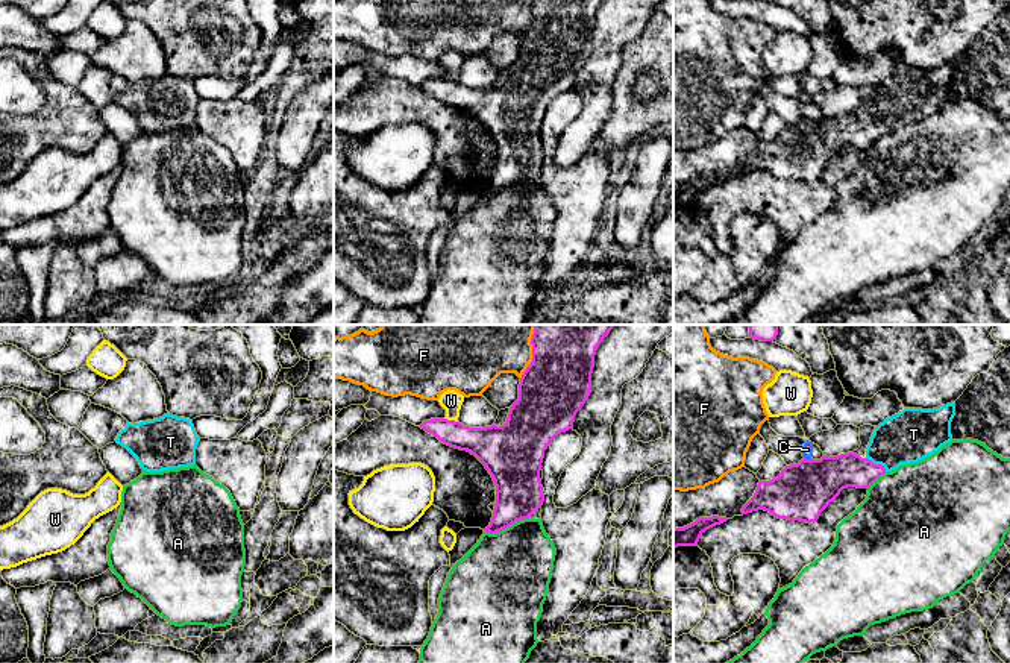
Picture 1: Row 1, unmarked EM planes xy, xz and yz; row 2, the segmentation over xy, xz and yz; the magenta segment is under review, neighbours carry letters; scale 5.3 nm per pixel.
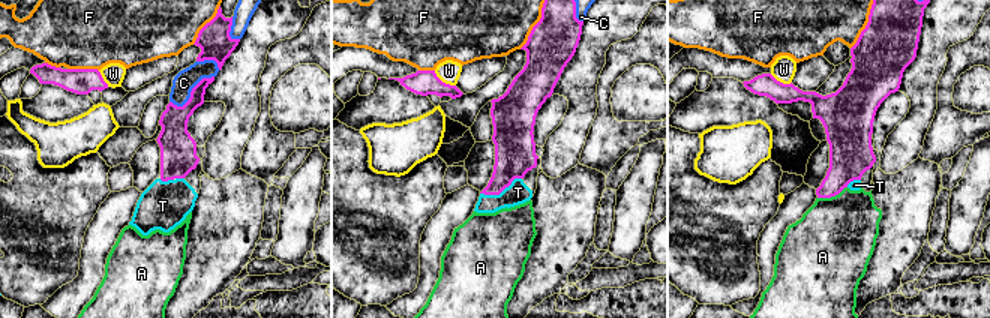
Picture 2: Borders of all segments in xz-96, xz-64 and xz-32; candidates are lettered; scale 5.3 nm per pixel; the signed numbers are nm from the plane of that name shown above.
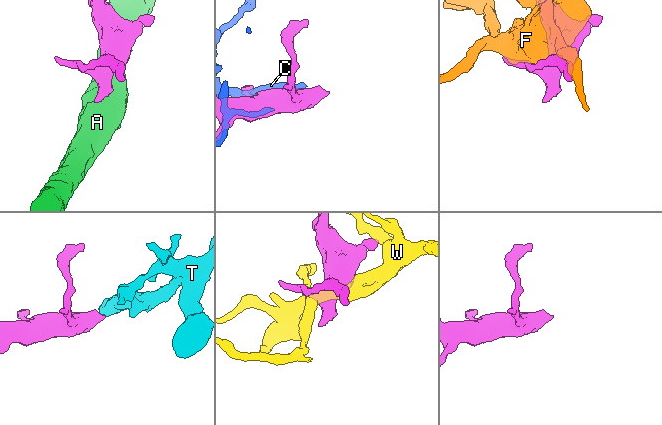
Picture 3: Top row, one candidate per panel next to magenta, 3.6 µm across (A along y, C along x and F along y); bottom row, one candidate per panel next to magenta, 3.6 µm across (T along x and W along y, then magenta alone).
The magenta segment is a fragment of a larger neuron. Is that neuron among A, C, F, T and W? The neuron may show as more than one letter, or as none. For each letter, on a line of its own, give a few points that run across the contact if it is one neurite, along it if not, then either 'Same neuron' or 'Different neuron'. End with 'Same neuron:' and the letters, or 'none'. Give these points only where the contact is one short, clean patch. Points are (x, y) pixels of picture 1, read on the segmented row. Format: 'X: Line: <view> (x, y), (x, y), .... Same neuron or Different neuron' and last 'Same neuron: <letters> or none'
A: Line: xz (528, 516), (495, 533), (484, 531). Different neuron
C: Different neuron
F: Different neuron
T: Line: yz (831, 475), (868, 471), (877, 465), (903, 439), (913, 434). Same neuron
W: Different neuron
Same neuron: T

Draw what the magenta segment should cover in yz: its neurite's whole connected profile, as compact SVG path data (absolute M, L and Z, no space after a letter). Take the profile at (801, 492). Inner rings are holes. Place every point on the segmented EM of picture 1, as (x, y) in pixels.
M955 402L933 410L904 408L875 426L864 458L848 452L837 457L823 455L820 460L804 458L798 464L786 466L776 478L758 482L754 496L743 505L742 513L764 510L778 519L816 522L843 489L869 489L886 472L902 464L917 463L949 443L954 416Z

